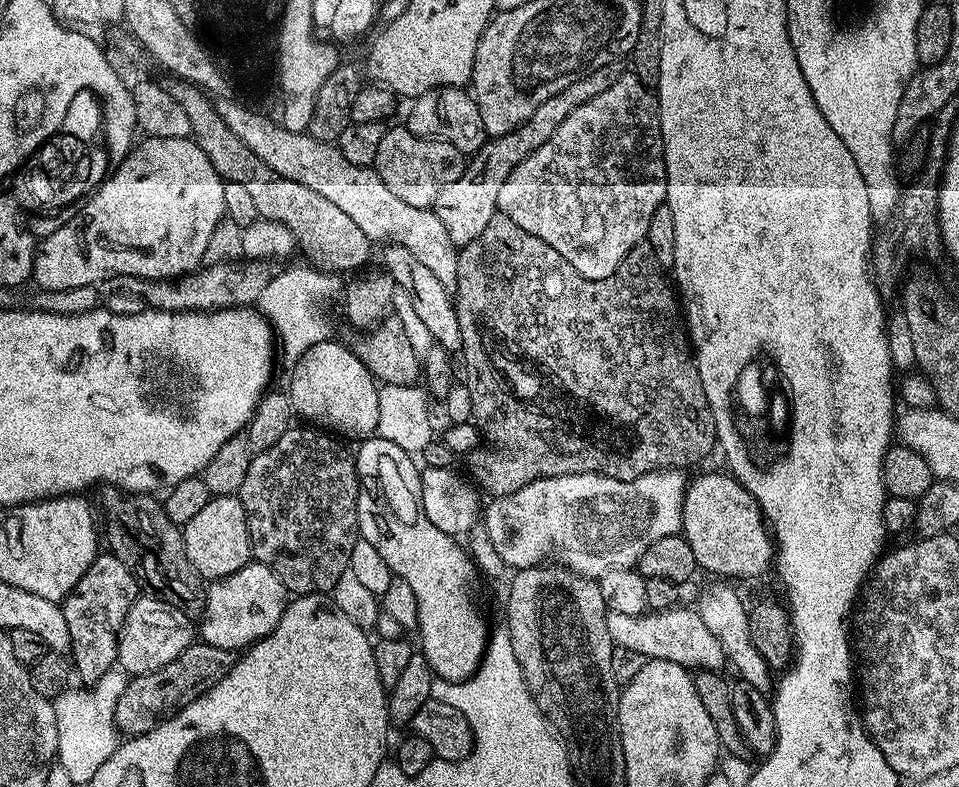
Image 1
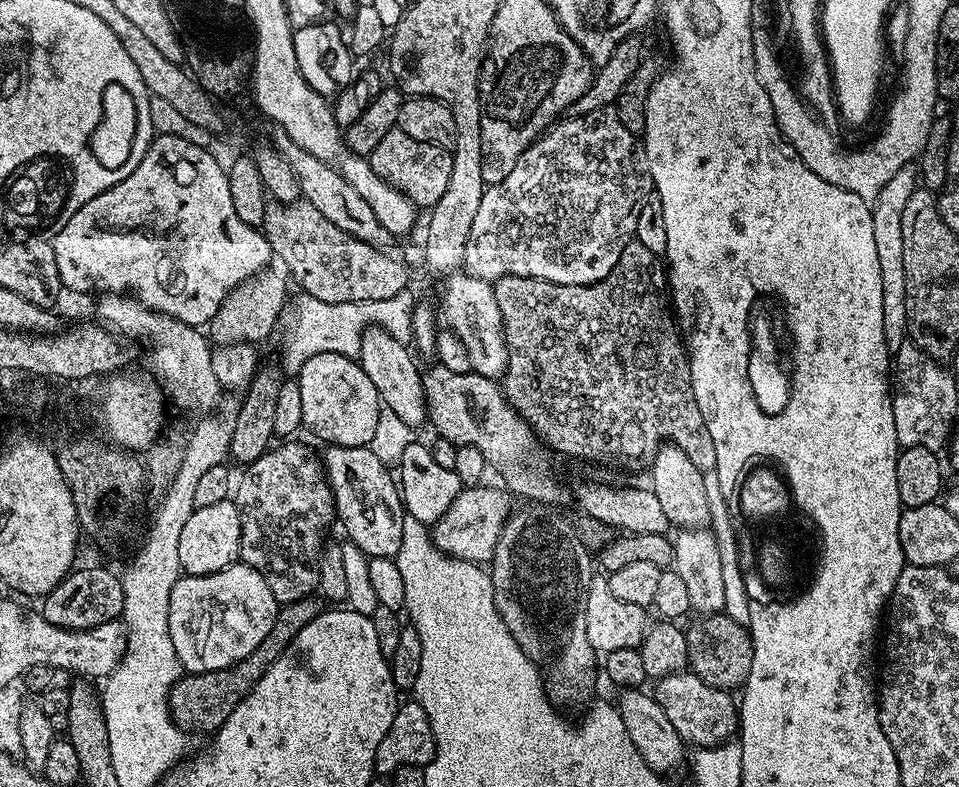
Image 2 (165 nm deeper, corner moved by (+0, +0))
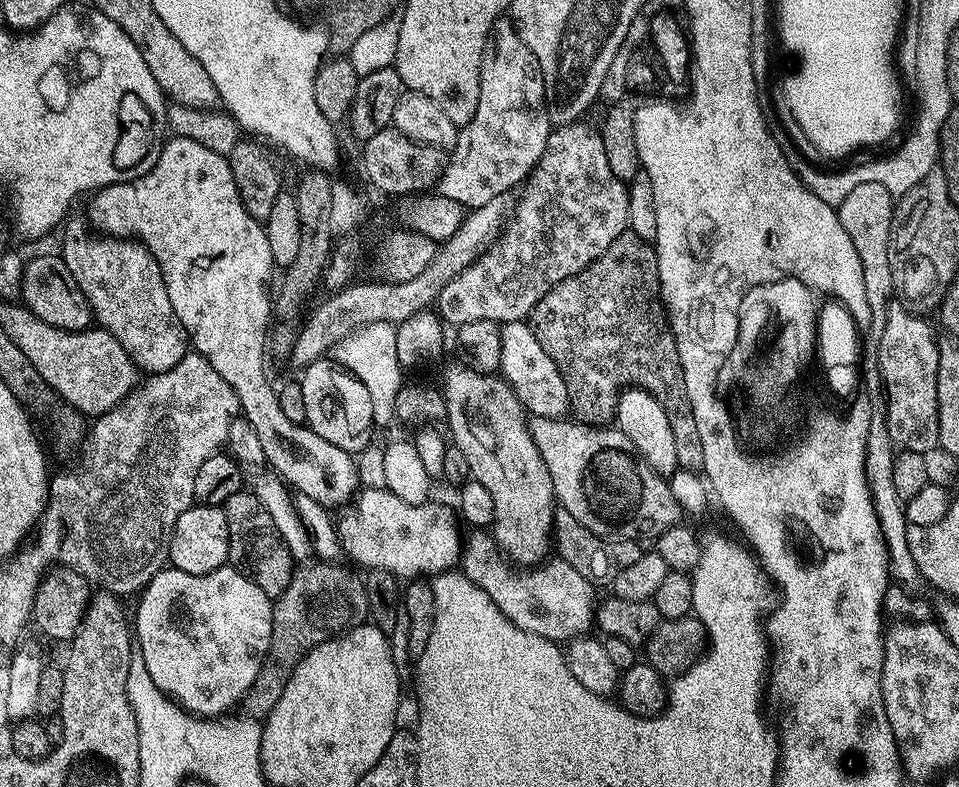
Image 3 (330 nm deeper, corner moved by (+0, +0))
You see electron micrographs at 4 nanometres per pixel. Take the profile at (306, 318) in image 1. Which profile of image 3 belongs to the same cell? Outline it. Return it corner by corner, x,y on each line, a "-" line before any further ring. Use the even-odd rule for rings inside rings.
378,322
357,328
334,349
334,360
345,371
359,379
369,391
373,402
373,425
393,423
396,414
396,398
405,383
405,369
398,362
398,346
396,345
396,325

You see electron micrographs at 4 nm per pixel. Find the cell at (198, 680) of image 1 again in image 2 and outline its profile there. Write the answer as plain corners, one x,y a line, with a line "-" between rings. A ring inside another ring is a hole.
316,598
283,605
276,616
274,627
270,629
270,634
266,634
258,650
246,654
242,662
213,672
193,672
181,675
168,695
168,713
172,715
172,721
186,734
193,734
192,732
215,734
222,726
222,722
226,722
226,718
234,714
234,706
238,706
238,702
242,702
242,698
246,698
246,694
254,690
258,678
262,678
262,674
266,674
266,670
270,670
270,666
278,662
286,646
290,646
290,642
298,634
298,630
302,630
302,626
306,626
306,622
313,620
320,611
322,611
322,604

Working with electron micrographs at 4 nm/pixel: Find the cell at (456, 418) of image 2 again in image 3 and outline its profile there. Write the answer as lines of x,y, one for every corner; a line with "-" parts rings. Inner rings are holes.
532,416
528,422
534,446
550,470
559,507
603,540
655,538
681,523
682,509
670,494
668,480
651,468
619,428
564,423
568,422
541,416

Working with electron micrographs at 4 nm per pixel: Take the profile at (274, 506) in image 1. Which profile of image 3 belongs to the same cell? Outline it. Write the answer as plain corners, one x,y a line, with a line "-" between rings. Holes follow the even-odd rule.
241,490
222,505
226,514
226,526
230,530
230,546
228,547
228,564
250,578
267,596
282,595
286,586
290,586
290,578
294,571
294,561
290,550
281,542
270,514
258,502
251,491

